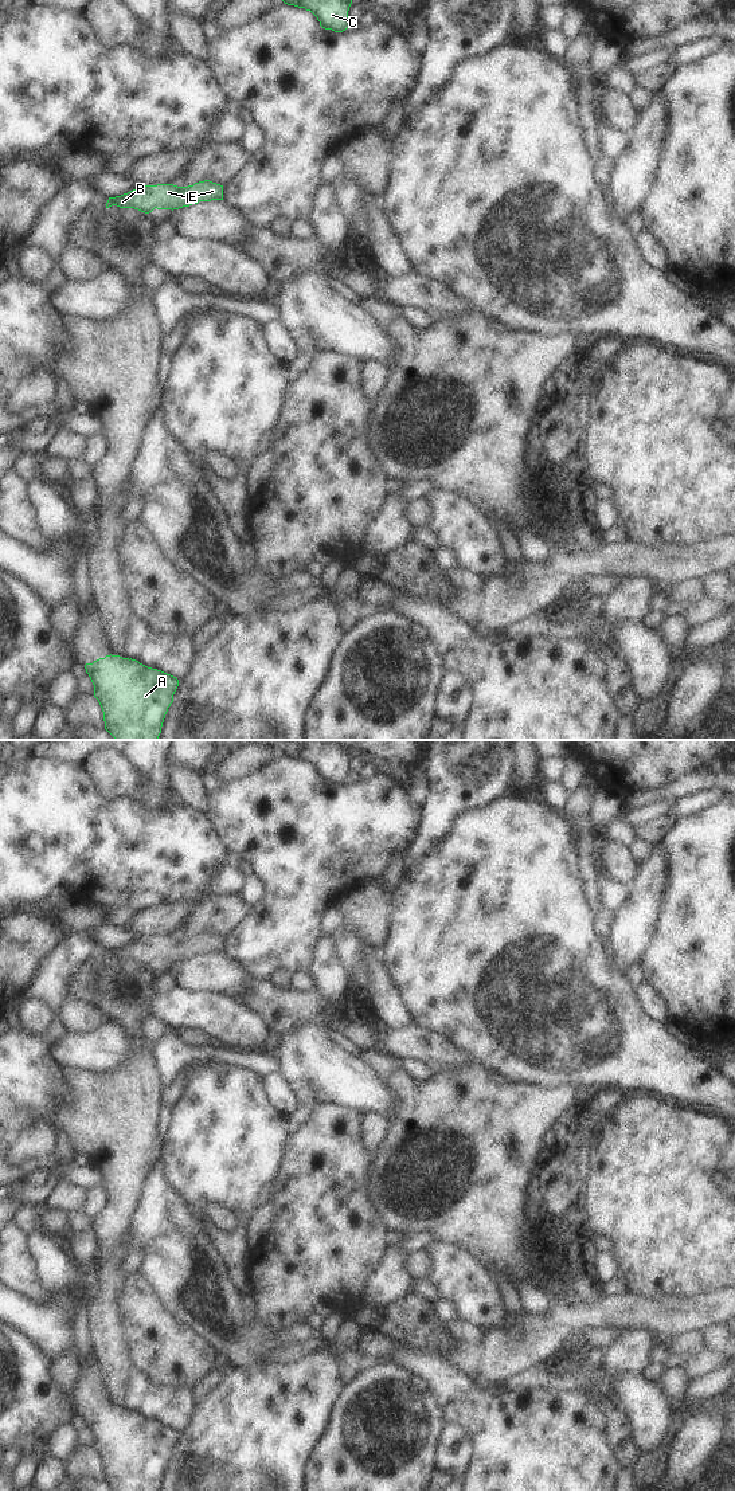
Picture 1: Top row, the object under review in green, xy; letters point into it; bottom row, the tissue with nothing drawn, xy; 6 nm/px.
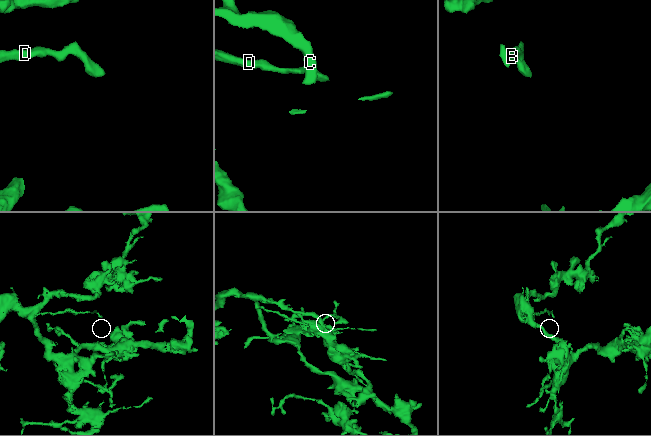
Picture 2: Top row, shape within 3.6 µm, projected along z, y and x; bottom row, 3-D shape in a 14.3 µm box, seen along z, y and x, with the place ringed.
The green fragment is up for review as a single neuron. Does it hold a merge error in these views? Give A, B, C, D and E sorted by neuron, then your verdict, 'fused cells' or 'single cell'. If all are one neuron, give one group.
groups A B C D E; single cell

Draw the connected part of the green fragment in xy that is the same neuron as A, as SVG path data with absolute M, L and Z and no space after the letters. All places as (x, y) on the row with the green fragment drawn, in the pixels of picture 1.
M112 654L86 663L85 669L94 685L94 697L102 708L105 729L116 740L159 739L165 714L179 686L176 677L148 667L136 659Z

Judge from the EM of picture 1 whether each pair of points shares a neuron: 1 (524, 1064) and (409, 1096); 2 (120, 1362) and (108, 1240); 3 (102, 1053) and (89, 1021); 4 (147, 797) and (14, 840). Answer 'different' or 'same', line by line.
1: different
2: same
3: different
4: different

